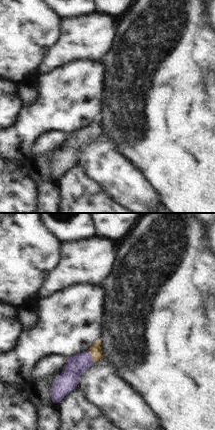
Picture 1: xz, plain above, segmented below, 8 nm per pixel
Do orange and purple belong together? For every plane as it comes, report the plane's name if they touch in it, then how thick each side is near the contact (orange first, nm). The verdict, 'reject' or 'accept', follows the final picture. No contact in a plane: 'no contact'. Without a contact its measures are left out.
contact in xz; calibres 100 and 160 nm

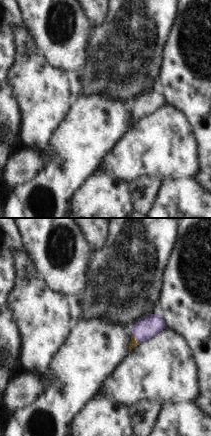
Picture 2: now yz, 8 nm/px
contact in yz; calibres 60 and 180 nm

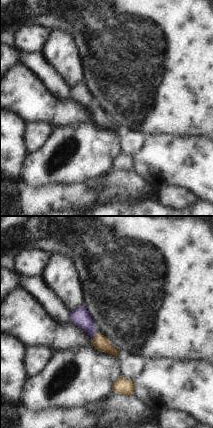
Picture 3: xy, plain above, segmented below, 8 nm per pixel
contact in xy; calibres 120 and 140 nm

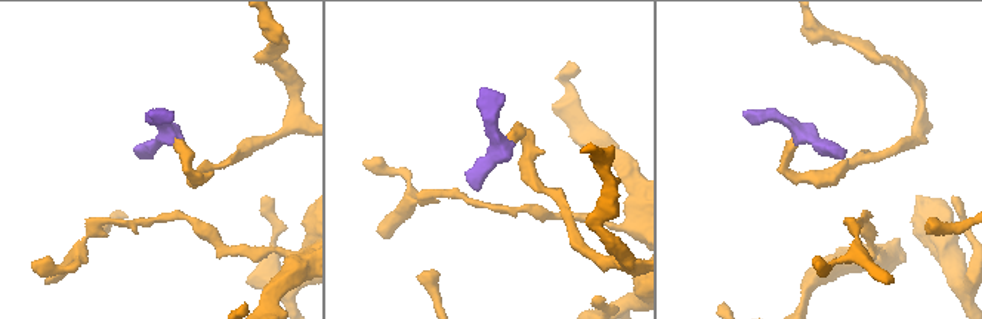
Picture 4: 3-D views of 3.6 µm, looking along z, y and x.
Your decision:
accept

